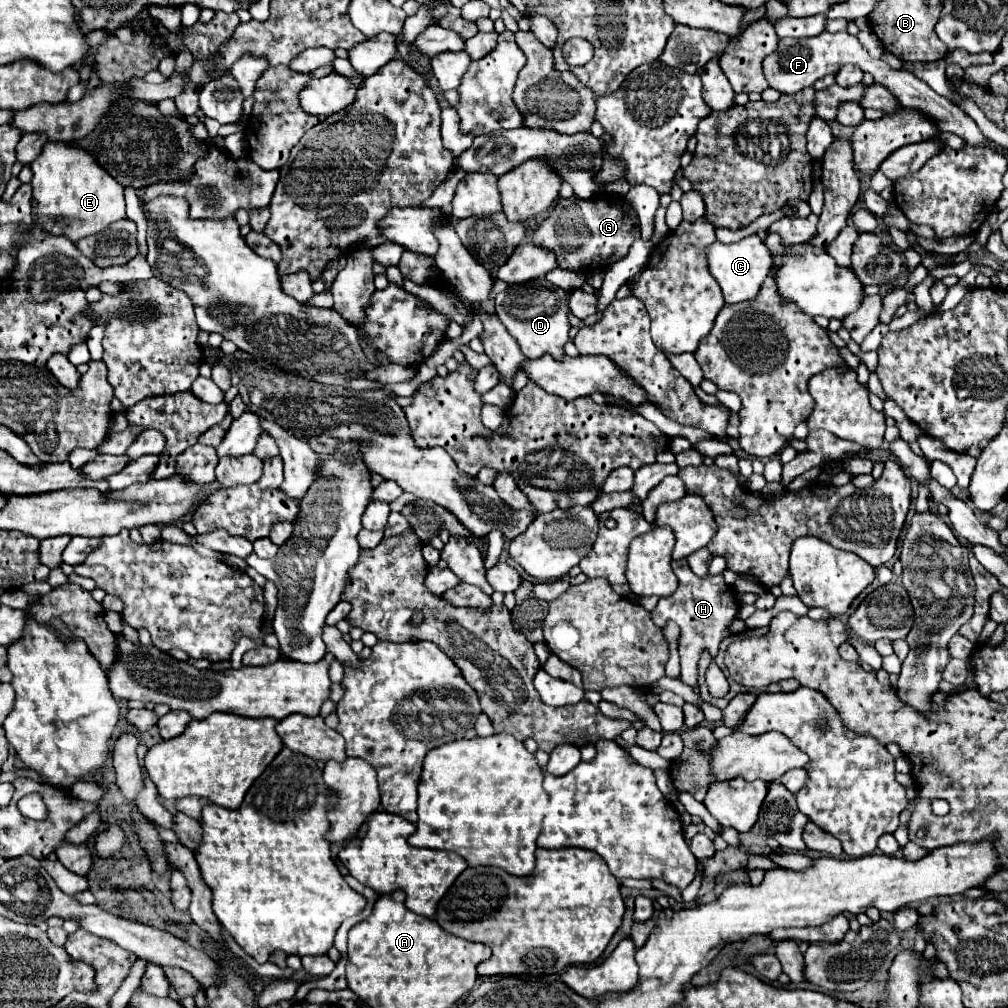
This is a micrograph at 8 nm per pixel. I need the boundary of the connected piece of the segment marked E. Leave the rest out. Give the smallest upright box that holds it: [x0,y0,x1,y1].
[30,141,126,241]

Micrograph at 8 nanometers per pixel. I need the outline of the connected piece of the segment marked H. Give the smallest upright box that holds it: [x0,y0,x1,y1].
[652,559,738,687]

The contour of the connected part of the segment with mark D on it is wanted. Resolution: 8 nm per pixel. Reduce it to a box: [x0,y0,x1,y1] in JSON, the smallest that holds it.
[496,279,568,359]

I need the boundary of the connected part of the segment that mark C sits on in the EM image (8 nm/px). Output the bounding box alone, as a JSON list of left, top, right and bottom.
[706,235,772,303]

